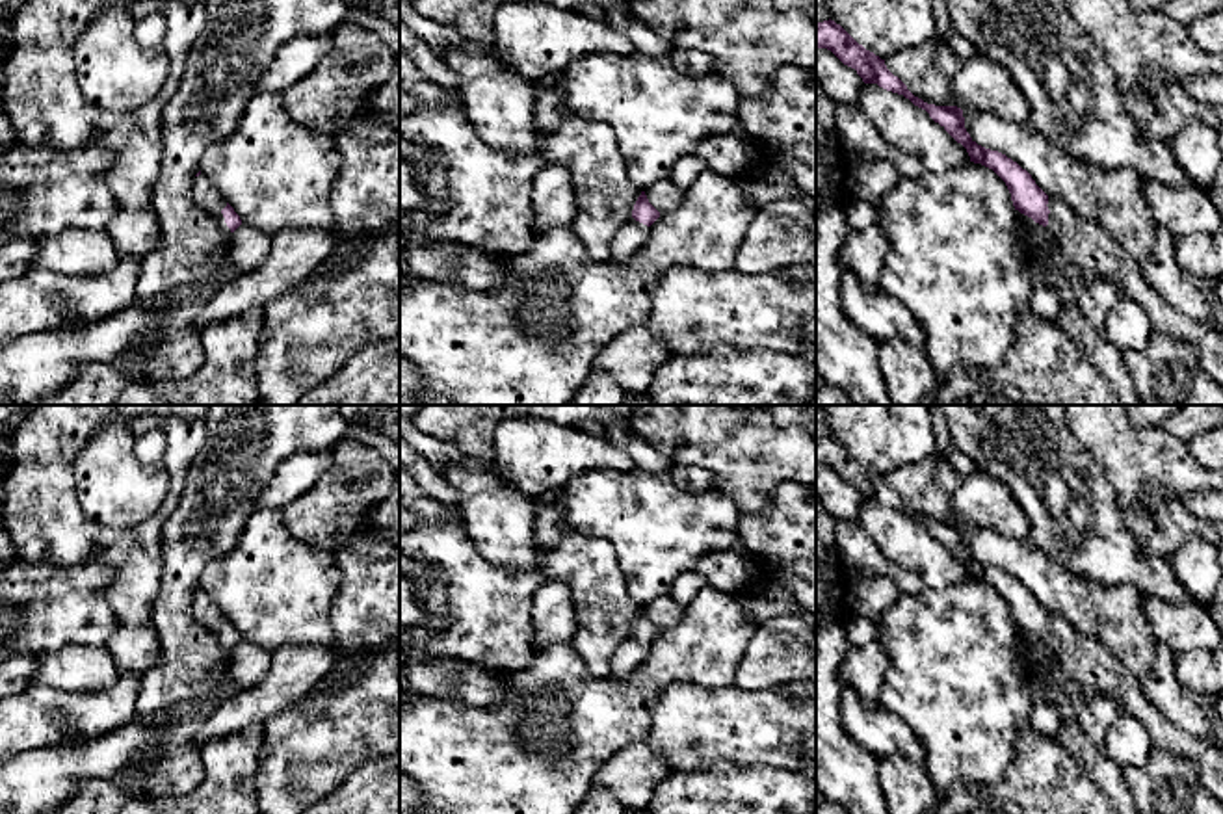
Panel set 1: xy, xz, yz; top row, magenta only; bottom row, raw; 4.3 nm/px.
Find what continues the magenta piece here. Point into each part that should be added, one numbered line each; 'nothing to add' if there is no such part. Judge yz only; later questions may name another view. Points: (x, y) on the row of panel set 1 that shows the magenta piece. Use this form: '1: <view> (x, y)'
1: yz (1091, 249)

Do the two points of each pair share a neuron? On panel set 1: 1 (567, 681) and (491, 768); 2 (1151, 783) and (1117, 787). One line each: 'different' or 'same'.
1: same
2: different

